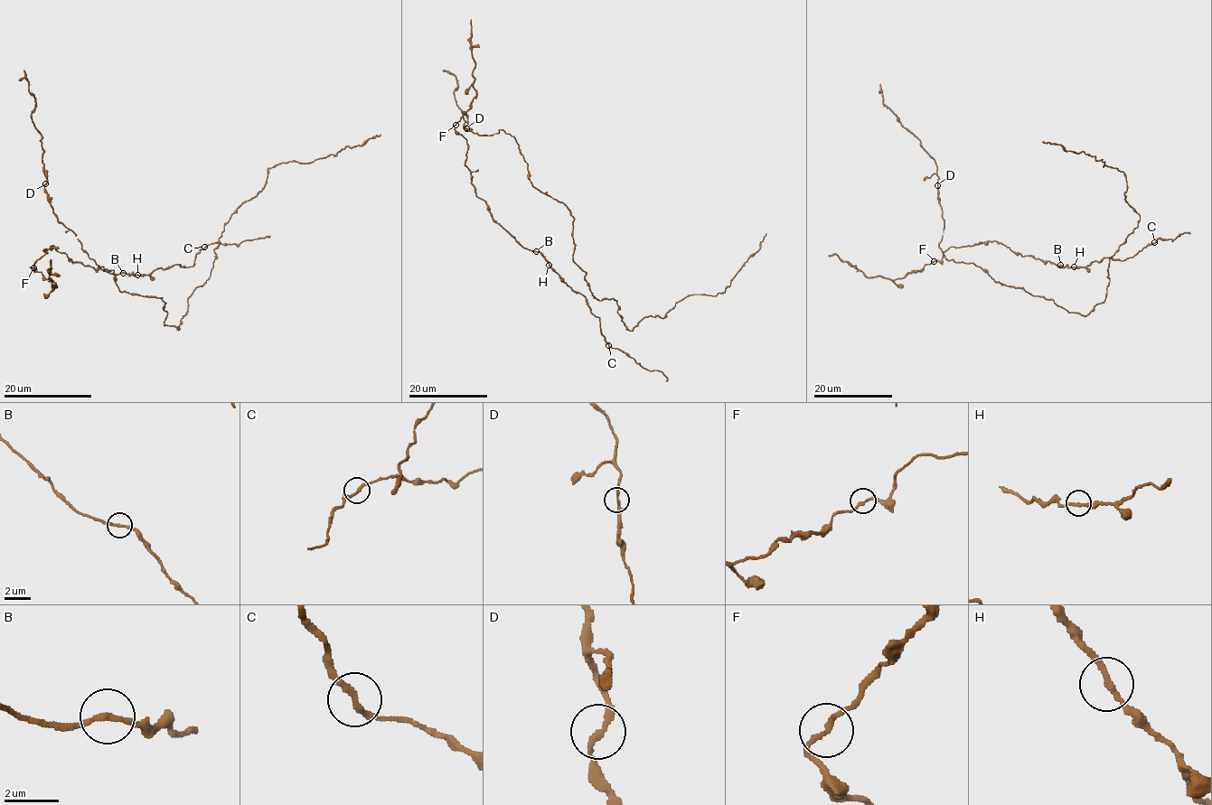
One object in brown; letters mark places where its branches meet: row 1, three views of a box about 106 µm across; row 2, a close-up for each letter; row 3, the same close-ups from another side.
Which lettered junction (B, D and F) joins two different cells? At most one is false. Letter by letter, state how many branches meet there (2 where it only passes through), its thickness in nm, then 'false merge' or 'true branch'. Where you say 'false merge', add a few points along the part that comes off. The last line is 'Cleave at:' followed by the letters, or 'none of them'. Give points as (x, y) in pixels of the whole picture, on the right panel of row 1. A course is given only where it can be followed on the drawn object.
B: branches 2; calibre 200 nm; true branch
D: branches 2; calibre 200 nm; true branch
F: branches 2; calibre 190 nm; true branch
Cleave at: none of them

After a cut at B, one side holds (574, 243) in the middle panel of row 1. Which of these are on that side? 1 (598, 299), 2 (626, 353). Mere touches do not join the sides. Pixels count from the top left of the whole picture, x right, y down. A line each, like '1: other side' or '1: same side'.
1: same side
2: other side

